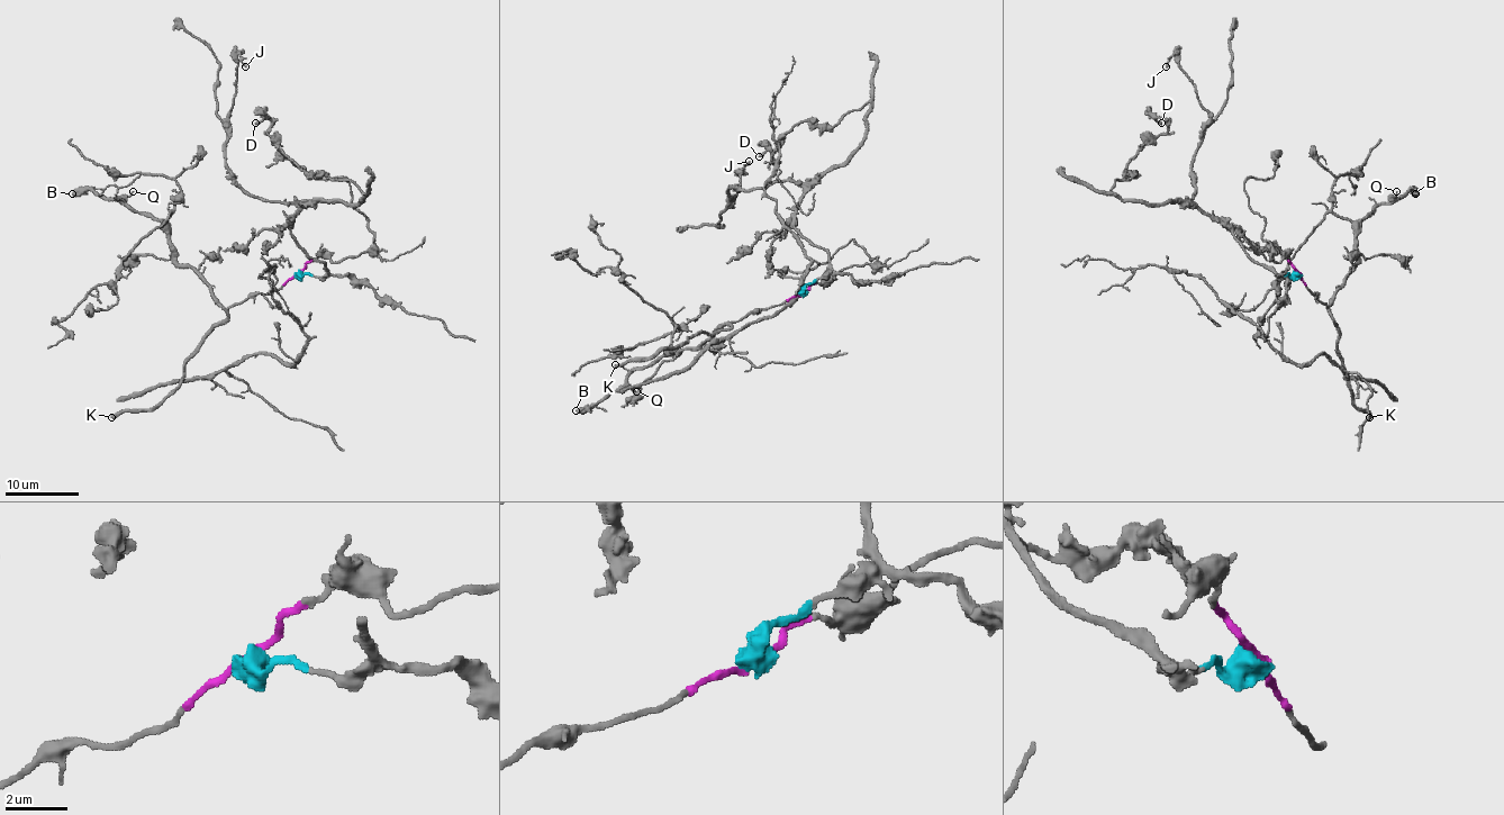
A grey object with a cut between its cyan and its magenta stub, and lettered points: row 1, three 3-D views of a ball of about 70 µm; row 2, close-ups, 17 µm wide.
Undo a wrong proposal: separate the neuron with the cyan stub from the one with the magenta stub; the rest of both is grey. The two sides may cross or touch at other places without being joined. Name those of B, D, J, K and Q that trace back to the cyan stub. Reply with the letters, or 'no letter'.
D, J

